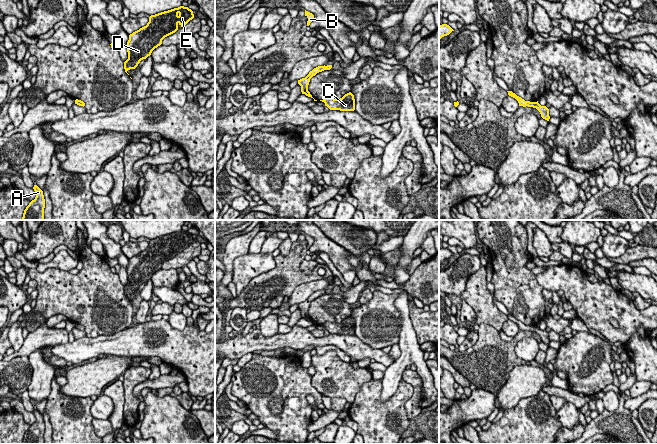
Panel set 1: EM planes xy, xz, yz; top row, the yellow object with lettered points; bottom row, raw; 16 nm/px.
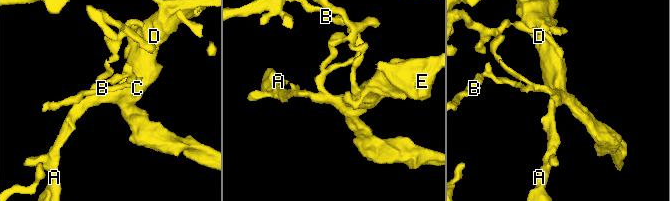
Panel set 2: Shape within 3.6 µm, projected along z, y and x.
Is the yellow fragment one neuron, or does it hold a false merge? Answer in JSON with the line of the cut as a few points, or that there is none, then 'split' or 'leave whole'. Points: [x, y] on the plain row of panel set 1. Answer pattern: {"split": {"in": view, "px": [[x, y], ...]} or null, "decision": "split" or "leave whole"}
{"split": {"in": "yz", "px": [[531, 326], [529, 330]]}, "decision": "split"}

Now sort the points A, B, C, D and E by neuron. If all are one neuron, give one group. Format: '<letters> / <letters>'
A C D E / B

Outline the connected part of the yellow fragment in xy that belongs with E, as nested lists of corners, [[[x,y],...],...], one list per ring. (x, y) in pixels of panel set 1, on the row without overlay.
[[[184,230],[151,239],[146,250],[129,259],[125,296],[135,293],[141,284],[150,280],[162,268],[165,261],[175,257],[179,249],[183,251],[193,242],[193,235]]]

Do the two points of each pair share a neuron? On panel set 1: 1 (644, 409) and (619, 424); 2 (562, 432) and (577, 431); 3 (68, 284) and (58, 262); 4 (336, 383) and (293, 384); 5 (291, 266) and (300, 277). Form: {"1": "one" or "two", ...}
{"1": "two", "2": "one", "3": "two", "4": "two", "5": "one"}

